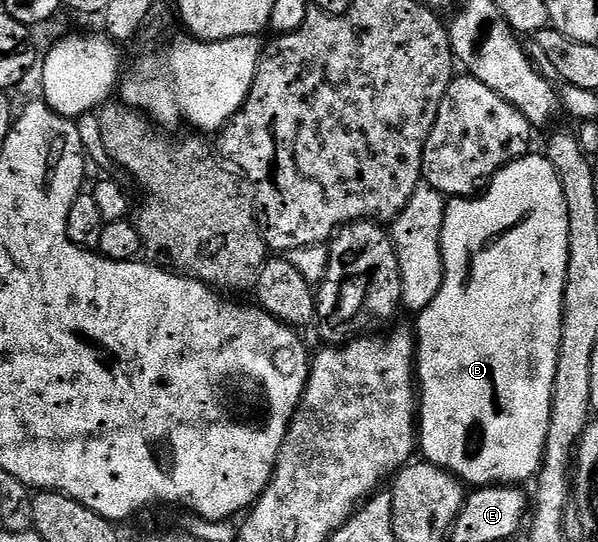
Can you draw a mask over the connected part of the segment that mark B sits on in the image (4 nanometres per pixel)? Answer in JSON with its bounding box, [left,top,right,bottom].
[414,153,568,488]

